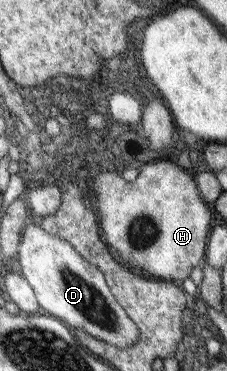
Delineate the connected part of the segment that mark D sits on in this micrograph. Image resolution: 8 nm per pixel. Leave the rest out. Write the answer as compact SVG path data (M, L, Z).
M29 222L25 225L18 255L21 277L31 285L43 313L61 319L69 328L79 328L89 336L119 349L141 337L137 324L127 317L110 292L104 275L97 266L82 258L67 240L48 234Z

